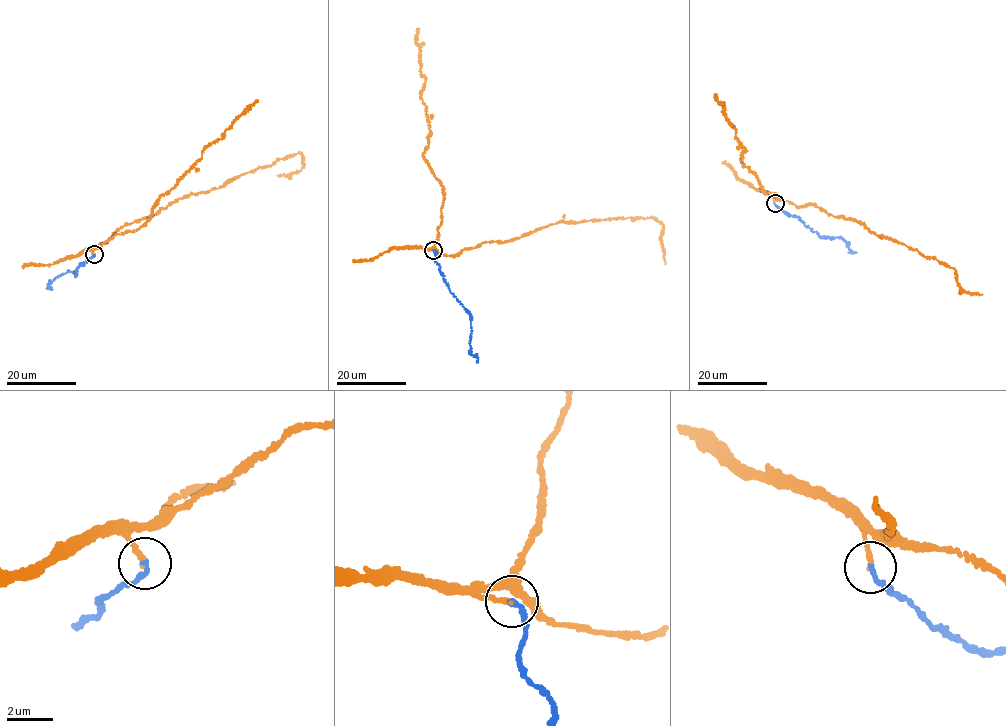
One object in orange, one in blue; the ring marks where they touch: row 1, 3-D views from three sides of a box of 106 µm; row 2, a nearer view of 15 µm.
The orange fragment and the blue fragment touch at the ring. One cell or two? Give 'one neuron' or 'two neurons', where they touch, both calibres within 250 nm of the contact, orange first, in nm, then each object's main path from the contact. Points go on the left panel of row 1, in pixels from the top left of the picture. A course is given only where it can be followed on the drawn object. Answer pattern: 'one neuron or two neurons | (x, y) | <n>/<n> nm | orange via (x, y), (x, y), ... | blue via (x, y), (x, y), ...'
one neuron | (94, 254) | 220/280 nm | orange via (93, 254), (124, 225), (259, 167), (302, 154), (303, 168), (277, 175) | blue via (93, 254), (87, 262), (80, 263), (76, 275), (69, 270), (58, 276), (47, 288)

